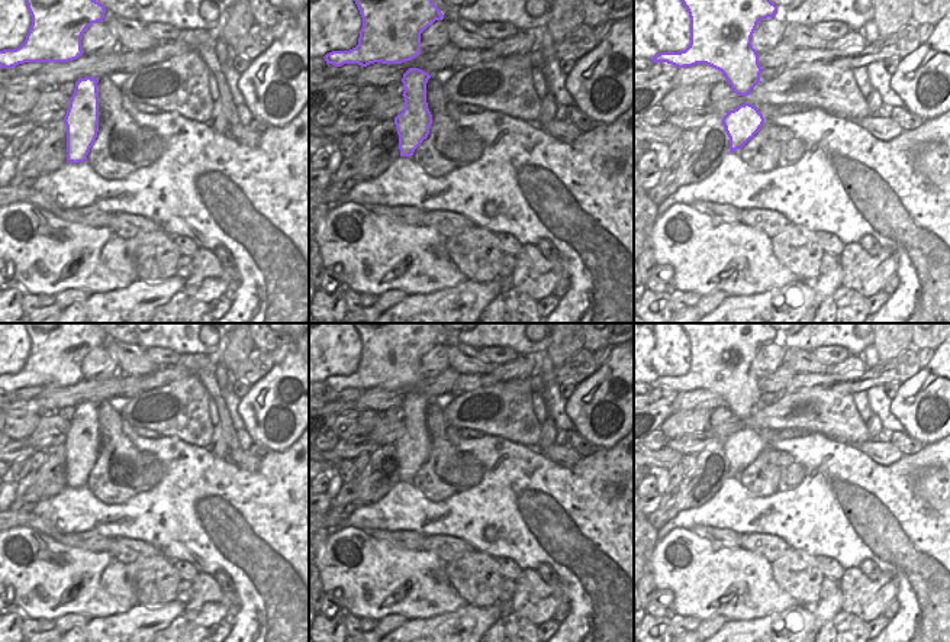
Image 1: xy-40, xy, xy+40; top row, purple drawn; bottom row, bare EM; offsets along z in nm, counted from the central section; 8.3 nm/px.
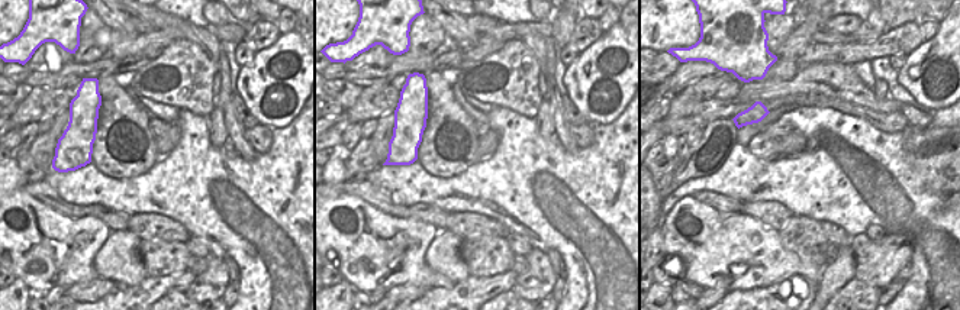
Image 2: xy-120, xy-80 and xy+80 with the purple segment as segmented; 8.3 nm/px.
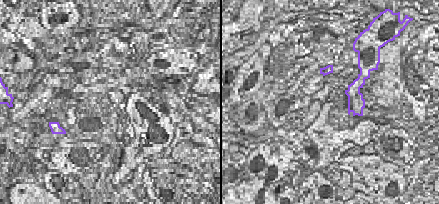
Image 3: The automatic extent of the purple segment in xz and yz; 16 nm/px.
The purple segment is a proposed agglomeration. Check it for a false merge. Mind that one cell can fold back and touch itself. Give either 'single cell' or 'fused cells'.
single cell

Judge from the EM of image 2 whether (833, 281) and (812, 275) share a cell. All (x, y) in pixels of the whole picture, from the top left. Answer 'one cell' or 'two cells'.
two cells

